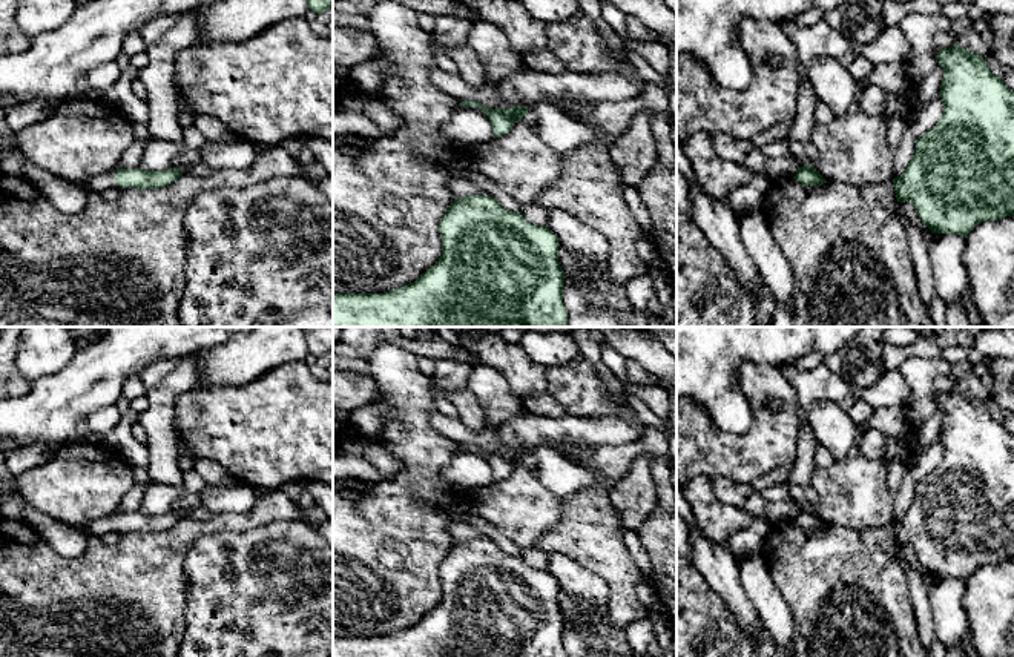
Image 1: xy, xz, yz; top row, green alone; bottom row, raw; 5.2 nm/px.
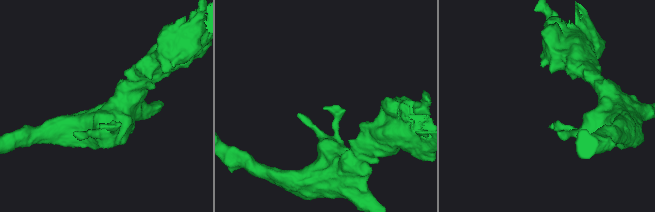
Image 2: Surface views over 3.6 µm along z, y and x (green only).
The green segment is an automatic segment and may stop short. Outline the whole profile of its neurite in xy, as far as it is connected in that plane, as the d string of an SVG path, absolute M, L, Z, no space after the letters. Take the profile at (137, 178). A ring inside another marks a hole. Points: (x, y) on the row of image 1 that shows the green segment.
M114 169L83 183L89 192L104 192L106 189L160 189L172 184L183 175L179 169L141 170L141 169Z

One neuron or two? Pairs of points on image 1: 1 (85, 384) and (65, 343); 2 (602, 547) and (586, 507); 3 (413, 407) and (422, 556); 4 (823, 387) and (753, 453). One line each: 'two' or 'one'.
1: two
2: one
3: one
4: two

